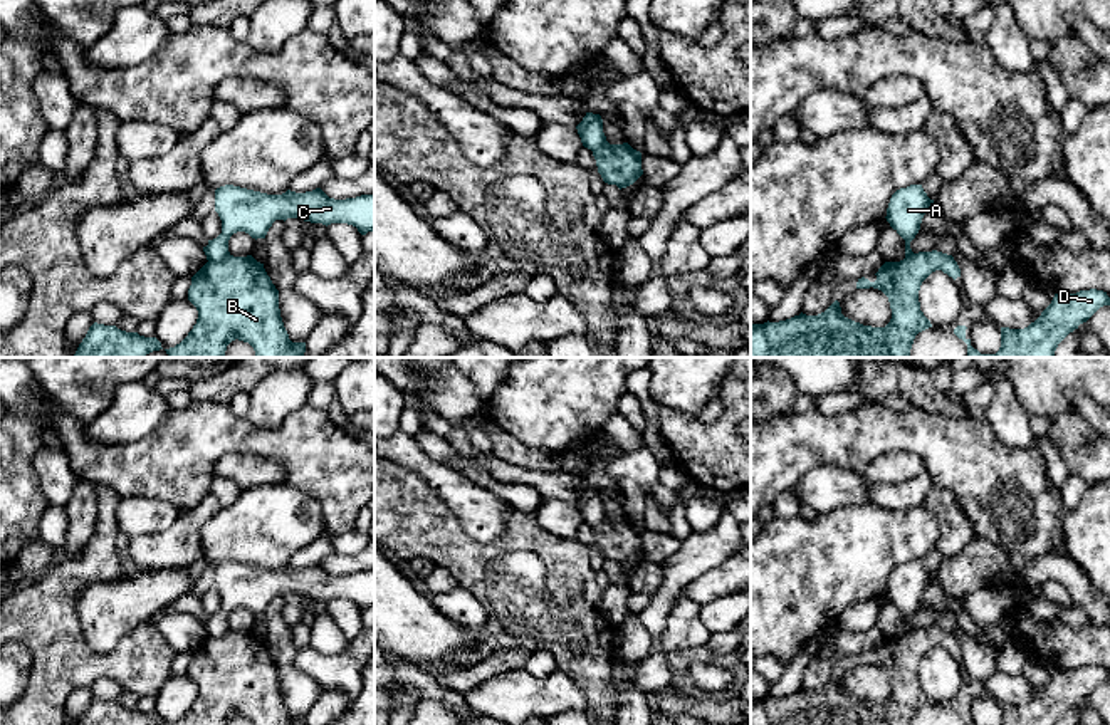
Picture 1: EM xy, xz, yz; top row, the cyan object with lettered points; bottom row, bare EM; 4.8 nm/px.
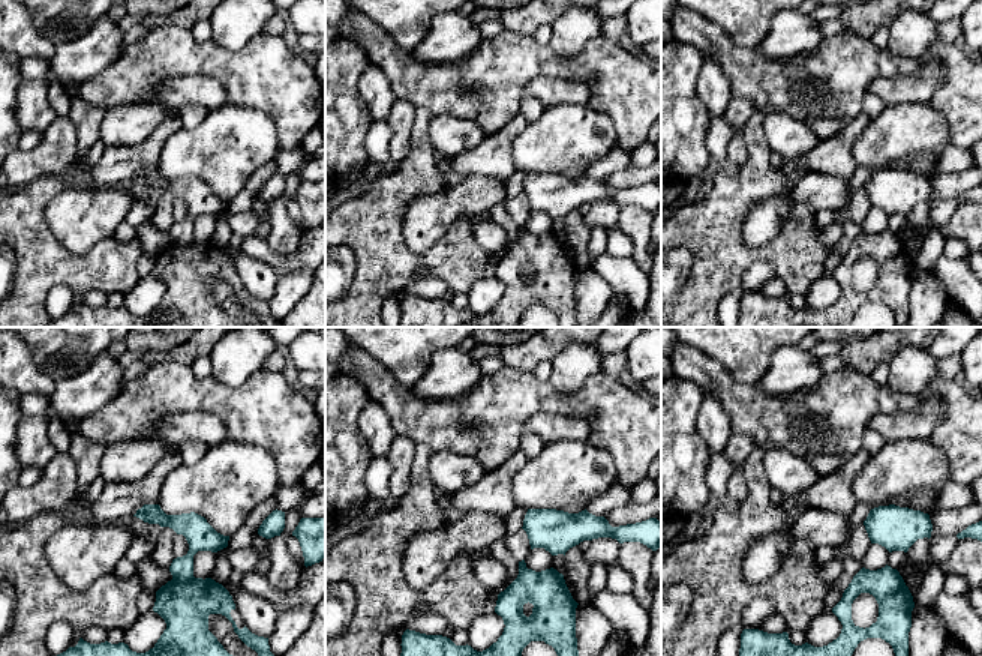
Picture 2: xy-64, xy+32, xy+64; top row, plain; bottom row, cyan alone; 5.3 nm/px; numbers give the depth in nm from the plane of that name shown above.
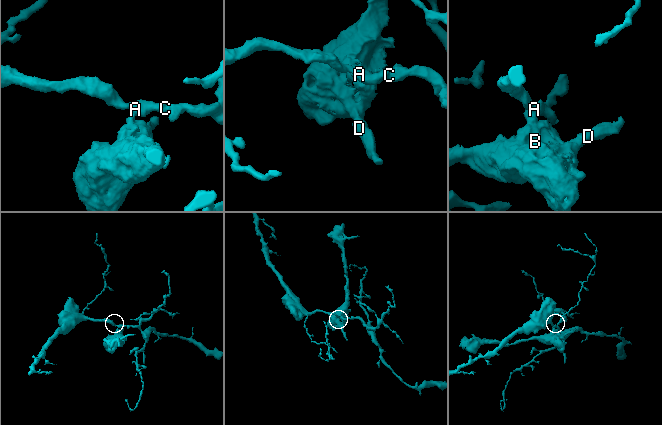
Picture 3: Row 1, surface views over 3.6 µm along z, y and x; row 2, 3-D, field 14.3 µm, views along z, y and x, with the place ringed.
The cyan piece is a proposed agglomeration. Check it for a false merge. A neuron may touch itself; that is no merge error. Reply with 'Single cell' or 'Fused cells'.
Fused cells

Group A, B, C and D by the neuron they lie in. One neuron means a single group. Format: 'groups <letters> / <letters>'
groups A C / B D

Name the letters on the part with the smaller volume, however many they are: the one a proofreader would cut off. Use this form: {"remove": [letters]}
{"remove": ["B", "D"]}

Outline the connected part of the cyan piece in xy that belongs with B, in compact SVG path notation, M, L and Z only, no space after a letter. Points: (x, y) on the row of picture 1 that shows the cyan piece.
M227 255L220 262L207 262L191 277L188 300L198 310L196 324L180 344L165 349L168 357L223 357L227 346L235 339L249 342L255 351L255 357L304 357L306 342L292 342L289 339L280 317L279 290L267 275L264 263L257 262L252 255Z

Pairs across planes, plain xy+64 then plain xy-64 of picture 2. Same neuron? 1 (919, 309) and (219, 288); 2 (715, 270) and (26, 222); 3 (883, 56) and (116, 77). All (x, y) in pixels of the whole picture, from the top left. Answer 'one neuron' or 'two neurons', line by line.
1: two neurons
2: one neuron
3: one neuron

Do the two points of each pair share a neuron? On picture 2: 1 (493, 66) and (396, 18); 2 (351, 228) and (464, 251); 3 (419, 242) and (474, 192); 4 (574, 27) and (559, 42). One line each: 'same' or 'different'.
1: different
2: same
3: same
4: same

